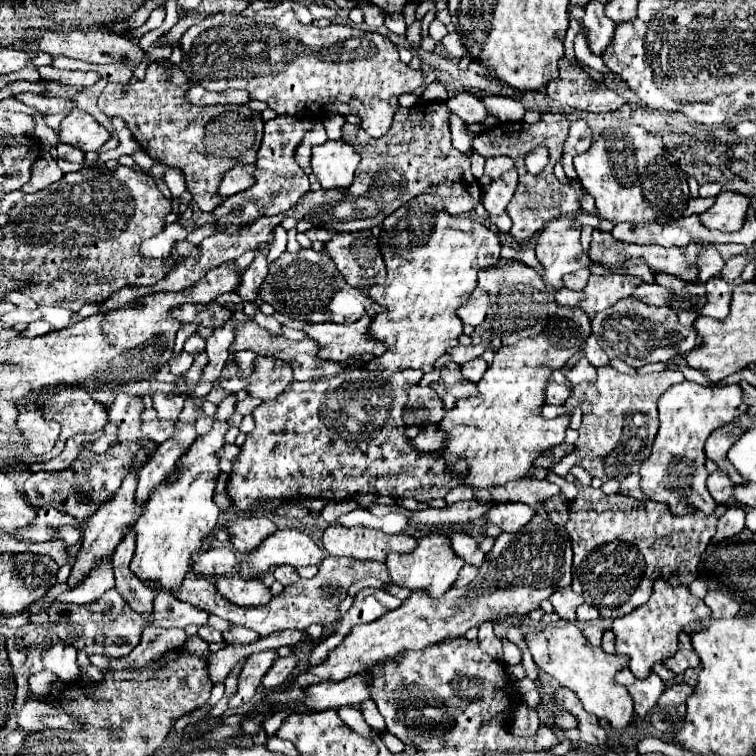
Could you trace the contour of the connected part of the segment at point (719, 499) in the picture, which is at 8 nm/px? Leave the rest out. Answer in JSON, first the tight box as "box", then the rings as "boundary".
{"box":[707,470,733,506],"boundary":[[[715,470],[713,474],[709,474],[707,490],[715,498],[717,504],[727,504],[729,506],[733,502],[733,482],[721,470]]]}

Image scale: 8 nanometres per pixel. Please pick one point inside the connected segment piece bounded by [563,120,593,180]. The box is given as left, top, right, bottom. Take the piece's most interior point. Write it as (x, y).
(579, 139)

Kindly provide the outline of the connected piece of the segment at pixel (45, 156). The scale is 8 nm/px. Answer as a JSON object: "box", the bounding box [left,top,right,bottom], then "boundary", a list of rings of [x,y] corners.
{"box":[21,152,63,194],"boundary":[[[41,152],[39,158],[37,158],[37,164],[33,166],[30,181],[21,190],[27,194],[39,192],[43,188],[47,188],[49,184],[61,180],[61,178],[63,178],[63,172],[57,166],[57,162],[51,158],[51,154]]]}

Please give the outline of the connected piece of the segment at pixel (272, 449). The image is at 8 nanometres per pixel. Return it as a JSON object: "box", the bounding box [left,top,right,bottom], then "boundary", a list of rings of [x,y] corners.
{"box":[227,368,459,512],"boundary":[[[353,368],[353,370],[345,370],[339,376],[333,378],[317,378],[317,380],[307,380],[307,382],[291,382],[291,386],[287,386],[287,390],[283,390],[283,394],[279,394],[279,398],[273,398],[271,402],[263,402],[261,406],[255,408],[253,418],[255,418],[255,428],[251,434],[247,434],[245,444],[241,446],[241,452],[233,464],[233,470],[229,474],[227,480],[227,492],[231,496],[231,502],[235,508],[243,510],[243,512],[257,512],[263,504],[261,500],[269,500],[269,498],[277,498],[283,502],[291,502],[297,498],[323,498],[323,500],[349,500],[357,494],[379,494],[379,496],[391,496],[391,498],[415,498],[415,500],[423,500],[429,502],[433,498],[445,498],[445,494],[453,488],[459,486],[459,482],[455,482],[455,478],[451,478],[451,474],[447,474],[447,462],[443,462],[443,458],[439,458],[439,452],[435,454],[427,454],[427,452],[419,452],[411,446],[411,440],[405,436],[407,426],[403,422],[403,412],[407,408],[407,388],[419,384],[423,372],[421,370],[401,370],[401,372],[391,372],[391,370],[365,370],[365,368]]]}

